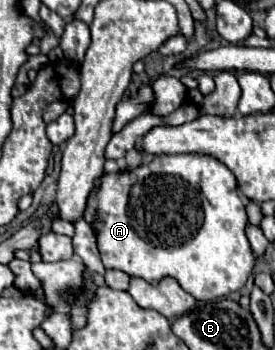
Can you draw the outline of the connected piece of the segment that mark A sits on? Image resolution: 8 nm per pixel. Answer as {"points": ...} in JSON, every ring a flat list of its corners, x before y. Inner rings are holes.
{"points":[[157,155,133,173,105,175,101,187,91,191,85,219,97,229,105,269,119,269,151,285,173,277,201,301,243,289,255,265,245,237,247,213,237,179,211,155]]}

